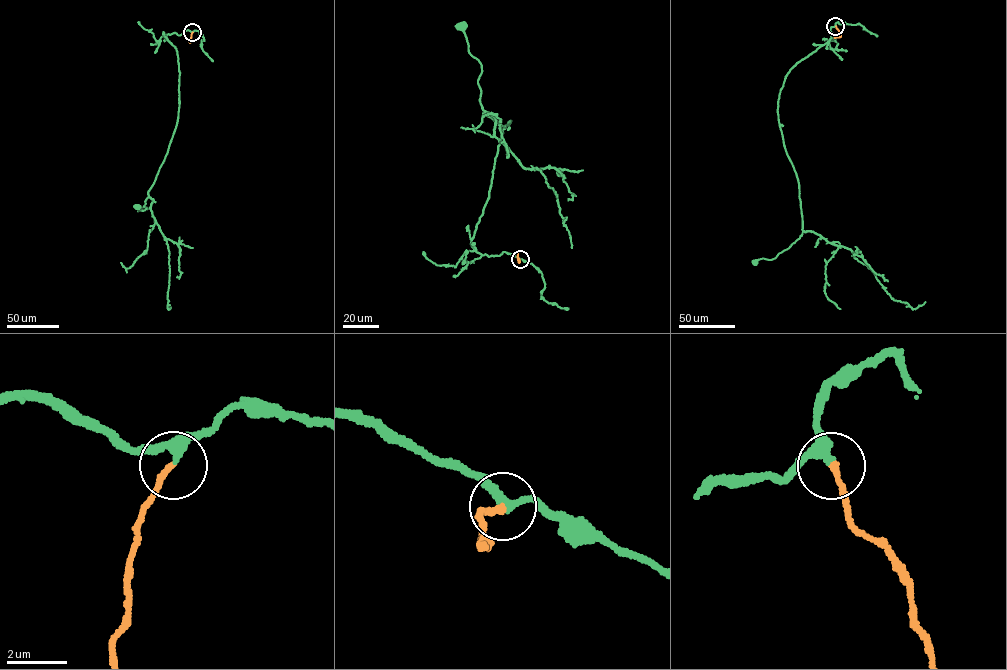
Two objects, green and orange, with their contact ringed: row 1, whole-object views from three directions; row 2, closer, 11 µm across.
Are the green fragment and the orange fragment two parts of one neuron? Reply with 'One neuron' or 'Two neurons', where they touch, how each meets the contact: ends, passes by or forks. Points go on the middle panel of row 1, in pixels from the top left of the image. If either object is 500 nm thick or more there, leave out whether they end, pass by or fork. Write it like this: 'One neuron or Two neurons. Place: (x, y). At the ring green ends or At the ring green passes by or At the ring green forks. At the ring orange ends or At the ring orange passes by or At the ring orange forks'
One neuron. Place: (520, 259). At the ring green passes by. At the ring orange ends

